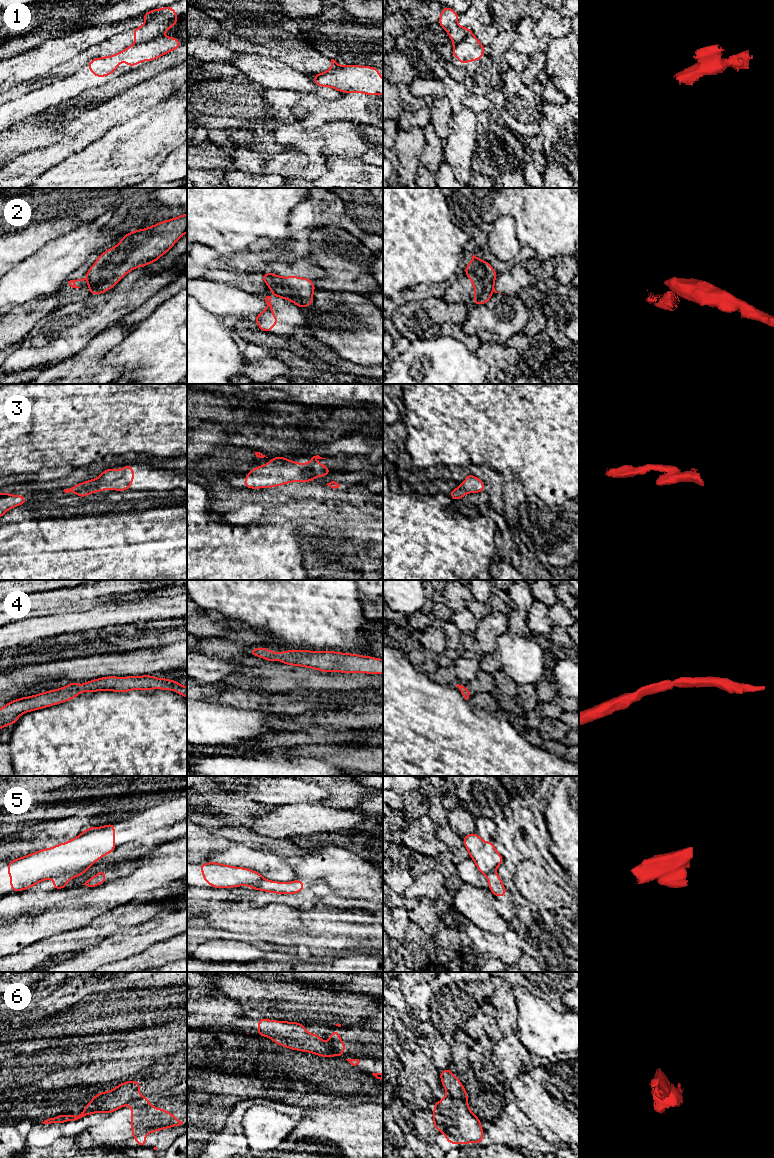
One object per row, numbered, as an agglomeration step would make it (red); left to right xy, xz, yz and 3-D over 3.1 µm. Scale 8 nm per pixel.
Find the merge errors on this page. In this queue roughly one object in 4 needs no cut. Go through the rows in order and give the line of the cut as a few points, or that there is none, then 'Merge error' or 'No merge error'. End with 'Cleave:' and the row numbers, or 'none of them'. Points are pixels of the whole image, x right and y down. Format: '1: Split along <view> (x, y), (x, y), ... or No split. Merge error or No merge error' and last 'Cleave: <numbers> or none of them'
1: Split along xy (158, 36), (135, 44). Merge error
2: Split along xz (275, 294), (281, 297). Merge error
3: No split. No merge error
4: No split. No merge error
5: Split along xy (92, 864), (54, 878). Merge error
6: Split along yz (448, 1093), (460, 1098), (467, 1105). Merge error
Cleave: 1, 2, 5, 6

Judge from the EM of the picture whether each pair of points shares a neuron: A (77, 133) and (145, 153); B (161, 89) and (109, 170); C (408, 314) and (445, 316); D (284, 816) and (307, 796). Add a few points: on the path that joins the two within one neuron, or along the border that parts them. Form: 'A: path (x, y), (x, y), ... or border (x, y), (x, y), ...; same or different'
A: border (117, 125), (110, 128), (78, 152); different
B: border (173, 90), (153, 106); different
C: path (417, 314), (436, 314); same
D: border (320, 800), (289, 802), (277, 806); different

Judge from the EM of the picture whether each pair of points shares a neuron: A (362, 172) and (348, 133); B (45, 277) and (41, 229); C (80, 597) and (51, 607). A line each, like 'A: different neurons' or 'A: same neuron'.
A: different neurons
B: different neurons
C: same neuron

